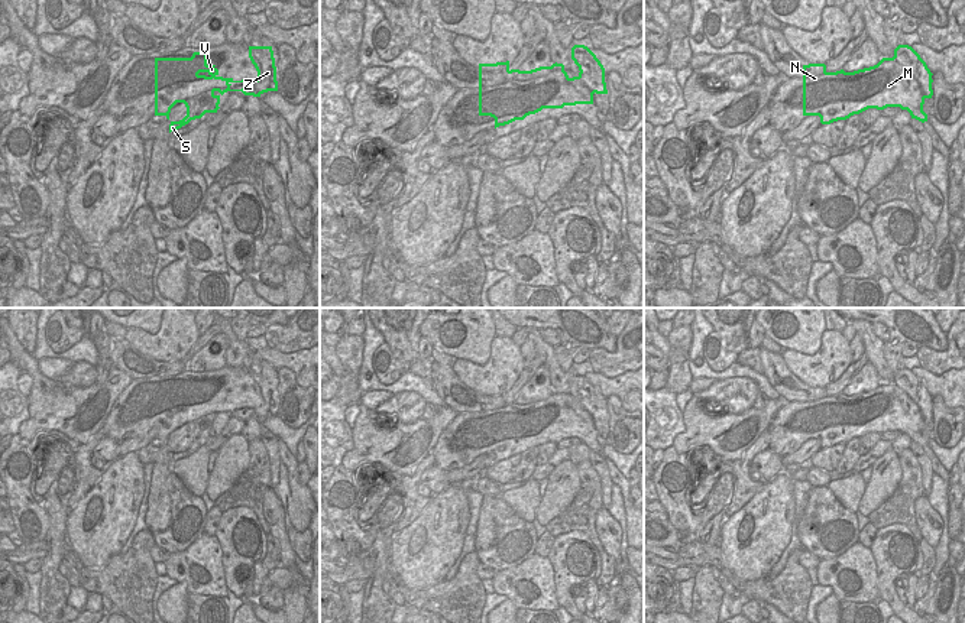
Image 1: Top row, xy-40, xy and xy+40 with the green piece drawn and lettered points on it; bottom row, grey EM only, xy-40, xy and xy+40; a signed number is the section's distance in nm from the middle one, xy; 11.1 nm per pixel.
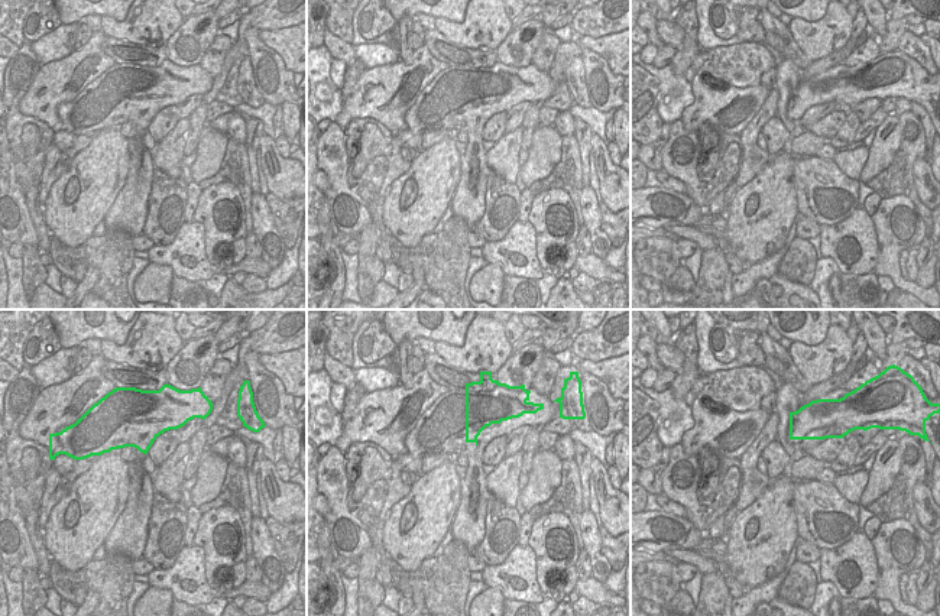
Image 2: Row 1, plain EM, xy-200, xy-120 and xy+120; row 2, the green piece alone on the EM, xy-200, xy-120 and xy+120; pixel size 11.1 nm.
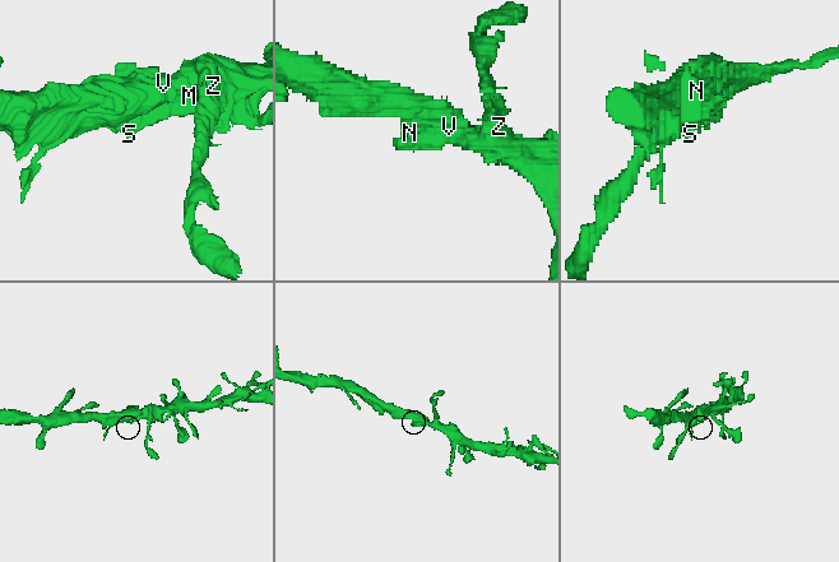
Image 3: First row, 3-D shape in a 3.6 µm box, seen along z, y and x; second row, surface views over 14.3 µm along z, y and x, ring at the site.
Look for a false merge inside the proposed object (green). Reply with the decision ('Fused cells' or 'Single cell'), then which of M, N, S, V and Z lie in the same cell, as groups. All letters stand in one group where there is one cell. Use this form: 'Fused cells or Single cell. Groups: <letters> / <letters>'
Fused cells. Groups: M N S V / Z

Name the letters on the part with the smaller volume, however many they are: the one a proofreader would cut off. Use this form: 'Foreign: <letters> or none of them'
Foreign: Z

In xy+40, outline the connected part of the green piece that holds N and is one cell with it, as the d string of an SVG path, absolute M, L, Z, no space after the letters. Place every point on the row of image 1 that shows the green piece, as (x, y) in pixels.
M898 45L893 58L883 58L877 65L854 72L845 72L843 69L828 72L825 64L803 65L803 116L819 116L822 124L830 124L868 108L900 107L907 110L911 119L922 123L927 121L927 114L923 111L923 90L917 80L896 61L903 48L910 48L920 58L911 46Z

